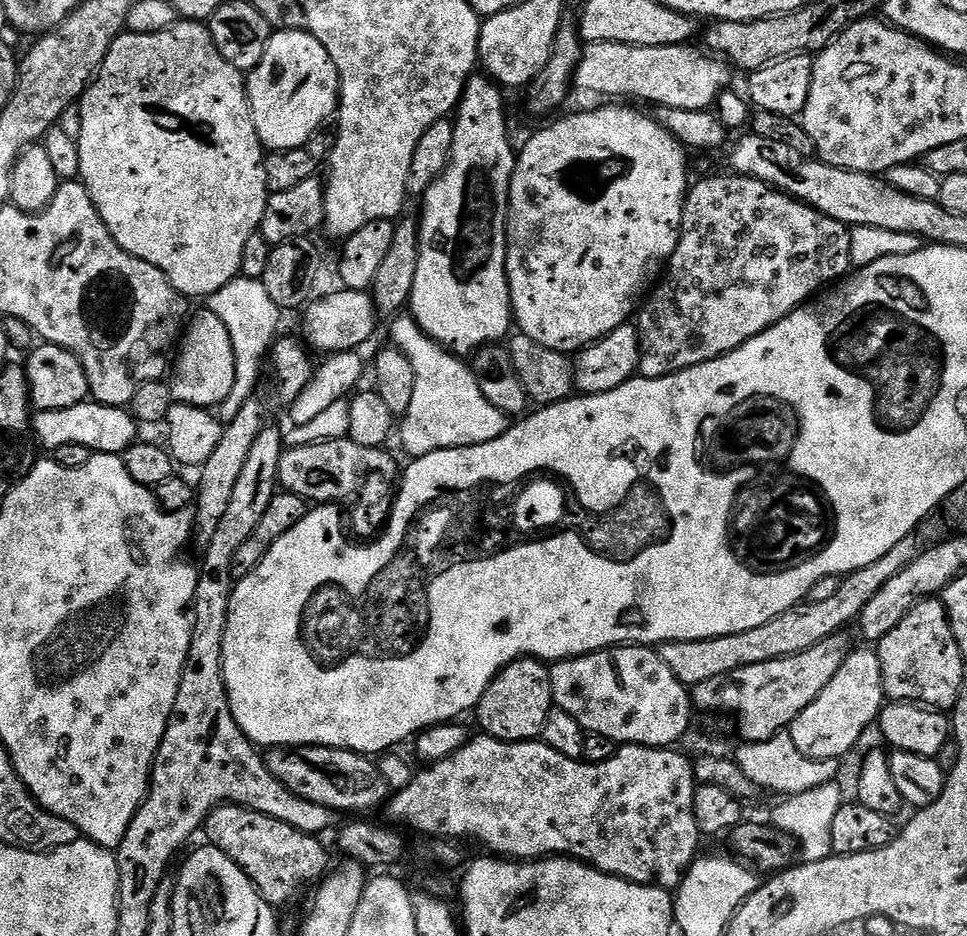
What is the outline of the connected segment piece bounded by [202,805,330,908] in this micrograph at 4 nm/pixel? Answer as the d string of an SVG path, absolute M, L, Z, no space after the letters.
M221 805L208 816L202 832L203 835L206 834L207 840L205 841L211 847L222 850L235 865L238 865L250 877L252 884L262 894L263 900L273 908L279 908L279 906L292 901L304 888L317 885L324 880L330 870L328 854L319 837L294 830L288 823L279 822L278 819L270 818L268 815L258 814L257 811L249 808Z

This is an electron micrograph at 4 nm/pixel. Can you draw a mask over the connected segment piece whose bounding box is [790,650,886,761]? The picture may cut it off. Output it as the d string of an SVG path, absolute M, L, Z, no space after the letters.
M849 651L846 662L842 662L842 670L830 678L830 686L826 686L793 722L790 731L794 746L811 760L839 761L840 756L846 755L863 738L864 731L877 723L885 703L879 655L875 651Z

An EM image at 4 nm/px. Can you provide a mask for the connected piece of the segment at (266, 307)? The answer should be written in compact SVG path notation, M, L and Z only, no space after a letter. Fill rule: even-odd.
M237 277L232 280L228 292L216 293L208 298L208 310L218 317L230 334L234 346L235 380L230 394L218 406L218 418L221 423L233 421L242 406L253 399L253 390L260 376L260 362L267 359L280 328L282 310L277 306L261 280Z

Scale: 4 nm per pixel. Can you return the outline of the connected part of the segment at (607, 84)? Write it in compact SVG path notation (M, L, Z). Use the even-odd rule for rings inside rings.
M598 42L584 44L584 53L576 67L574 84L596 96L633 96L649 100L652 106L702 112L711 109L722 93L729 91L734 75L727 60L688 44L670 46L634 46Z

